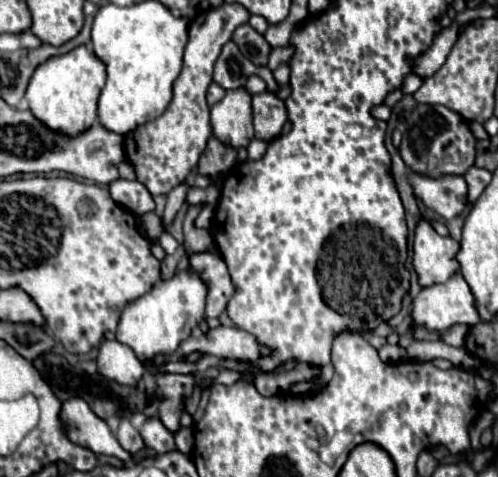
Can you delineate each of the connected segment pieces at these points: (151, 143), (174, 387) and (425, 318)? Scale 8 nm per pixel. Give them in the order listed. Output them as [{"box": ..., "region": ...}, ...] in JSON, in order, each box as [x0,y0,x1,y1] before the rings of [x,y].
[{"box":[125,4,249,196],"region":[[[227,4],[213,10],[199,12],[189,24],[189,42],[185,46],[183,70],[173,86],[173,100],[161,116],[149,124],[137,126],[125,136],[125,154],[137,172],[137,180],[145,184],[151,196],[167,194],[179,186],[187,174],[197,166],[201,152],[207,146],[209,136],[213,134],[209,124],[209,106],[205,100],[207,88],[213,82],[213,66],[223,48],[231,38],[233,30],[249,20],[249,10],[241,4]]]},{"box":[157,372,195,432],"region":[[[159,372],[157,374],[157,386],[159,386],[159,420],[165,424],[169,432],[179,432],[179,418],[185,410],[185,398],[193,394],[195,386],[195,374],[169,374]]]},{"box":[411,274,481,332],"region":[[[453,274],[447,282],[443,284],[433,284],[423,288],[415,298],[413,298],[413,312],[411,312],[413,324],[419,328],[427,328],[429,332],[447,332],[455,324],[467,324],[475,326],[481,322],[475,306],[473,306],[473,296],[467,286],[467,282],[461,278],[461,274]]]}]

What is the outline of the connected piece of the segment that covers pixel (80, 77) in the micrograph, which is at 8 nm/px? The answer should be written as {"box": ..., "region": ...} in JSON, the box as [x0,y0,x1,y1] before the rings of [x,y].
{"box":[25,46,105,138],"region":[[[77,46],[69,54],[53,56],[47,62],[43,62],[35,70],[29,88],[25,92],[25,98],[35,118],[45,122],[49,130],[57,134],[69,134],[69,138],[75,138],[77,134],[89,130],[89,126],[97,124],[97,98],[103,86],[105,86],[103,62],[87,46]]]}

